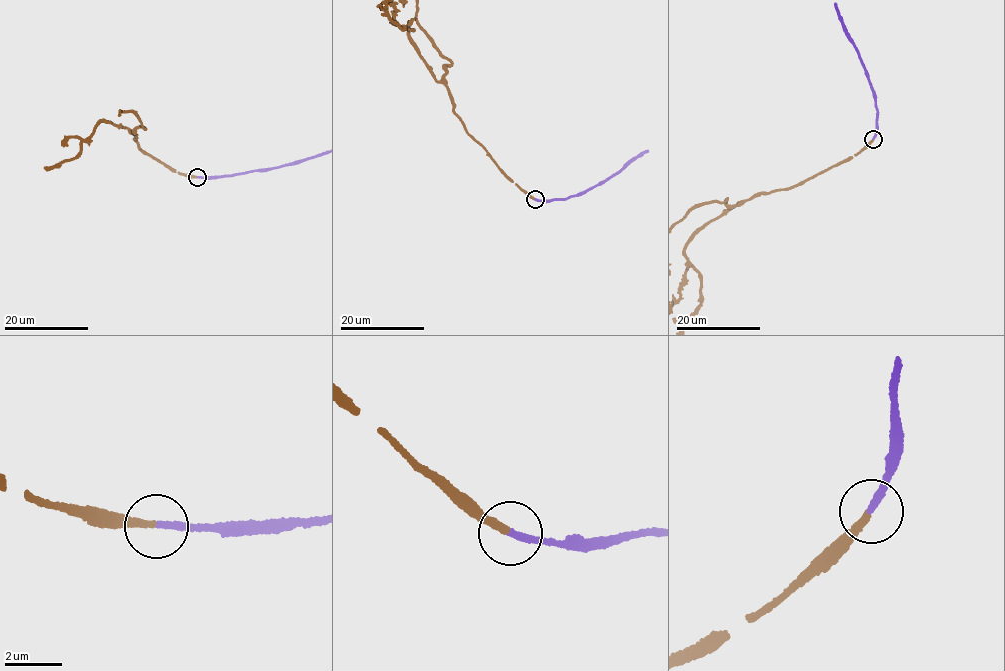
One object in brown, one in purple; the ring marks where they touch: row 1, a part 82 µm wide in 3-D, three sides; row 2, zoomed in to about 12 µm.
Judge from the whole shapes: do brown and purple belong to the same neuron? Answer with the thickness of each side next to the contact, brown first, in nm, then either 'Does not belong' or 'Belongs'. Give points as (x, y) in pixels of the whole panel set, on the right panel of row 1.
Thickness 280 nm (brown) against 240 nm. Belongs

